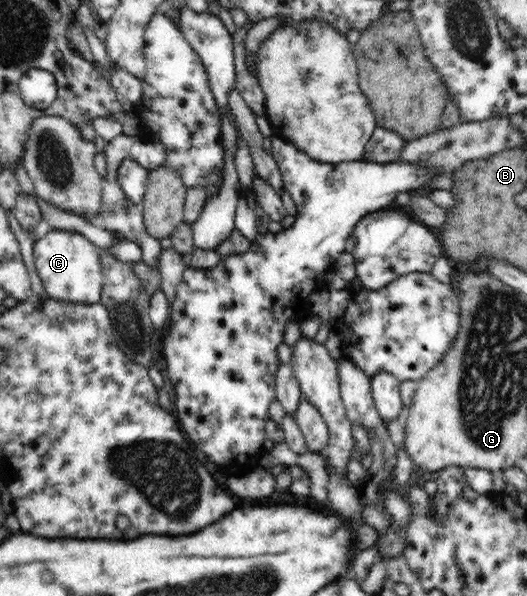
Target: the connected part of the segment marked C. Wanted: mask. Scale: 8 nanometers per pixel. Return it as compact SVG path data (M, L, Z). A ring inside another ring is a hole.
M48 229L33 246L35 268L45 287L46 297L71 304L97 304L103 289L100 249L76 231Z

